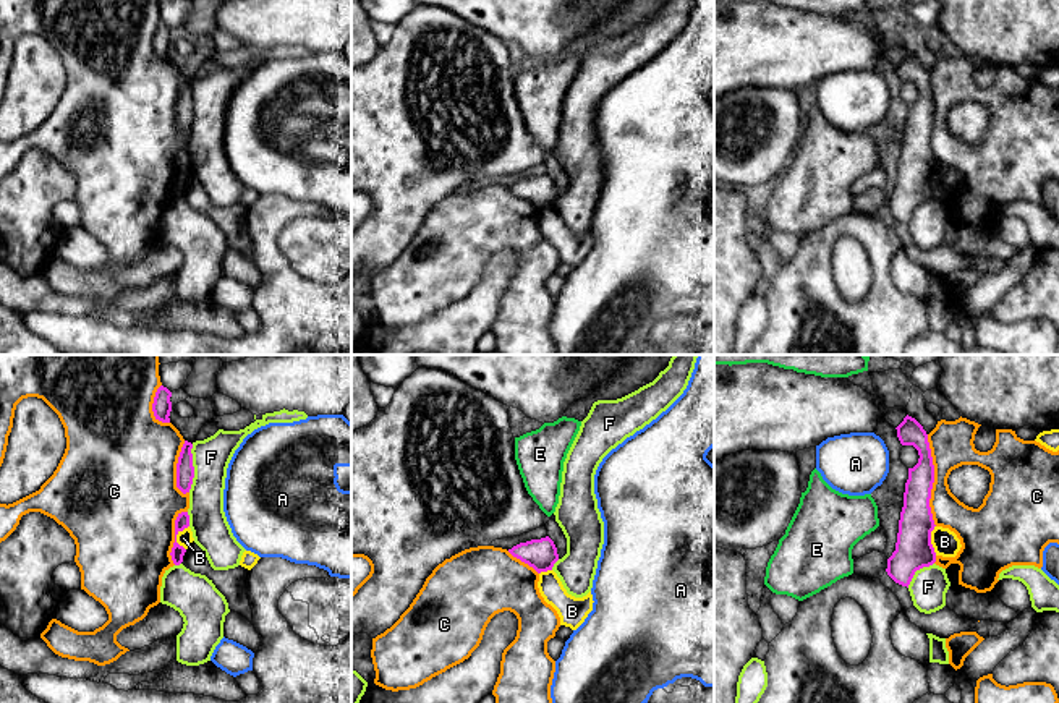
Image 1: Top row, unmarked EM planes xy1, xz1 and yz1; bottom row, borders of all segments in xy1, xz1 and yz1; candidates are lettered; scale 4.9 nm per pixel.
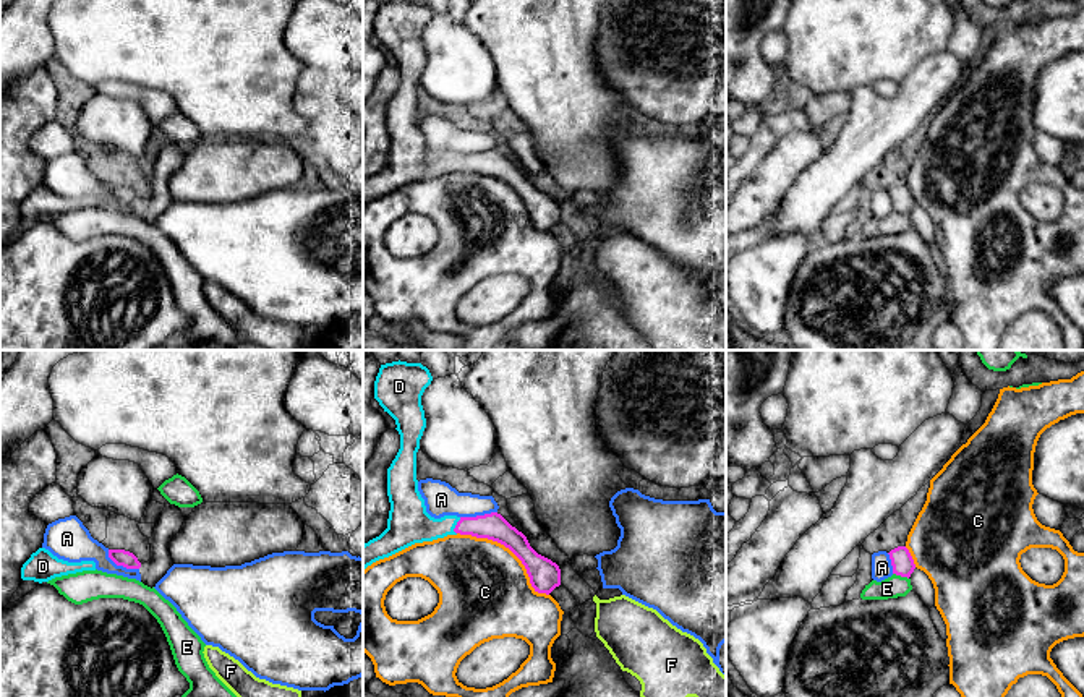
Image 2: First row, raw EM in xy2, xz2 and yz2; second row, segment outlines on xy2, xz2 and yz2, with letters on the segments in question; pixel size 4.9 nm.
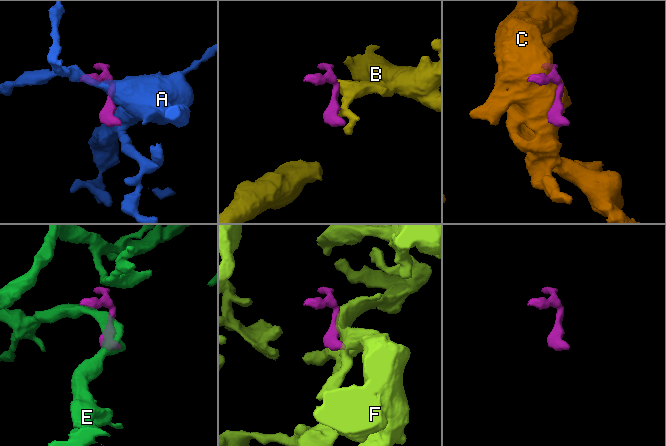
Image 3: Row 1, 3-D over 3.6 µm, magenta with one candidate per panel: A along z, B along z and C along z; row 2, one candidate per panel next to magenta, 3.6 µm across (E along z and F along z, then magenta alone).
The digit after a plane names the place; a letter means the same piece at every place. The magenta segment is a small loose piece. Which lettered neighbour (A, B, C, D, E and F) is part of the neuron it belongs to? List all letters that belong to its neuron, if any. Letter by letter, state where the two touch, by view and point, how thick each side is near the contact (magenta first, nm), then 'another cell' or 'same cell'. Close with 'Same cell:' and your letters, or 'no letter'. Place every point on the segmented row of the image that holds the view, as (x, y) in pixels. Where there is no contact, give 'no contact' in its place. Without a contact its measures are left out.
A: contact xy2 (120, 564); calibres 80 and 180 nm; another cell
B: contact xy1 (175, 536); calibres 70 and 80 nm; another cell
C: contact xz2 (509, 548); calibres 160 and 460 nm; another cell
D: contact xz2 (456, 525); calibres 130 and 200 nm; same cell
E: contact yz2 (901, 576); calibres 110 and 110 nm; another cell
F: contact xy1 (193, 468); calibres 100 and 190 nm; another cell
Same cell: D

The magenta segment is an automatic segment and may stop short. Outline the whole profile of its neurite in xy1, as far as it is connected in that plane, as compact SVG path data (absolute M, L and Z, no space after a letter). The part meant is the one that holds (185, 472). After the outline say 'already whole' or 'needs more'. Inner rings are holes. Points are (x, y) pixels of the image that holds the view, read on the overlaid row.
M185 441L178 463L176 463L176 488L186 494L191 489L193 478L194 478L194 467L193 467L193 444Z; already whole

